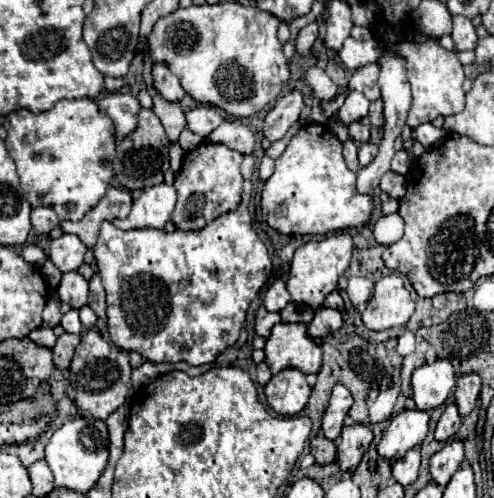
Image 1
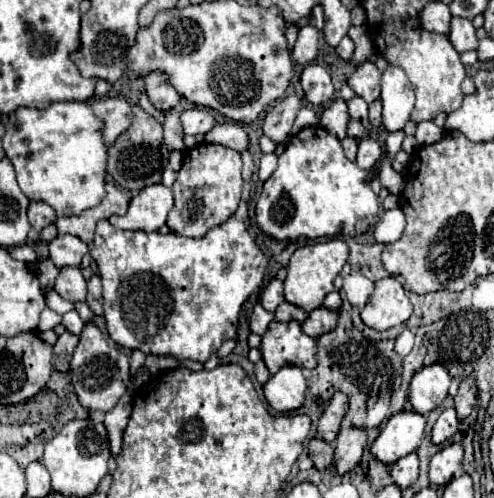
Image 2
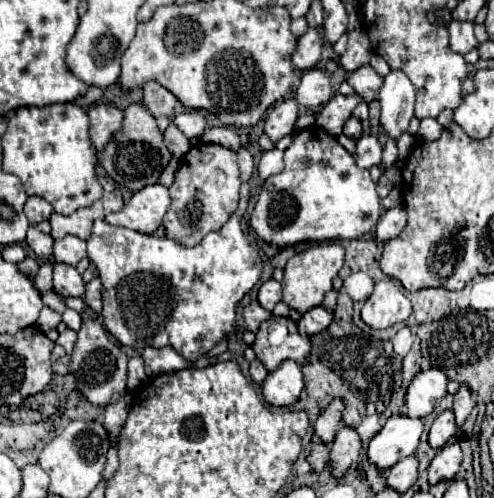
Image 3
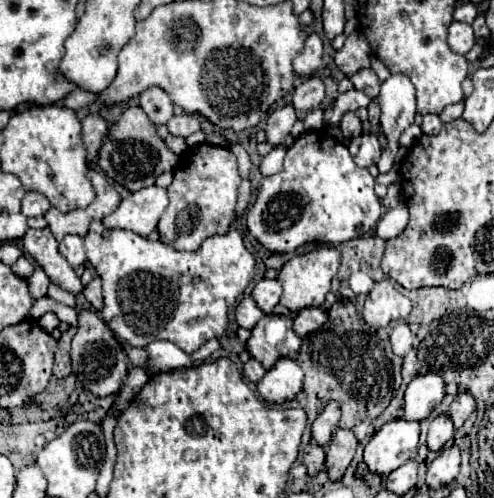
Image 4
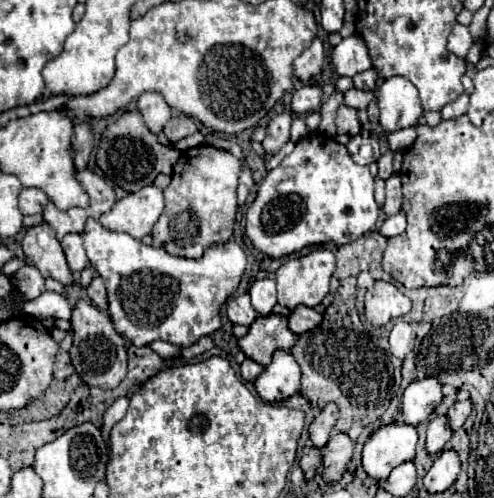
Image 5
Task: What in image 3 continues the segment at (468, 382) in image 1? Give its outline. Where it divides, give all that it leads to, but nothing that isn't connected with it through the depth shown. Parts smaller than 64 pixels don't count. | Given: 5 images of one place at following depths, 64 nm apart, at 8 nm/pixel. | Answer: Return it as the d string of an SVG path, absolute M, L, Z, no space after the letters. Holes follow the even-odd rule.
M462 386L462 388L456 392L456 396L454 396L454 408L452 408L452 412L454 412L454 416L456 416L456 426L462 426L462 424L464 424L464 420L466 420L466 418L470 416L470 412L472 412L472 408L474 408L472 392L470 392L468 386Z

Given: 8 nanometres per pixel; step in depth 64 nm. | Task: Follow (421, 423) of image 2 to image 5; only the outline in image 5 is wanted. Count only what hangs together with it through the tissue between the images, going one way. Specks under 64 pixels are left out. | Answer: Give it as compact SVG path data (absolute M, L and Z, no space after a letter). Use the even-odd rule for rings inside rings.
M388 424L378 428L362 450L362 466L366 474L378 482L384 482L392 468L414 460L418 434L408 424Z

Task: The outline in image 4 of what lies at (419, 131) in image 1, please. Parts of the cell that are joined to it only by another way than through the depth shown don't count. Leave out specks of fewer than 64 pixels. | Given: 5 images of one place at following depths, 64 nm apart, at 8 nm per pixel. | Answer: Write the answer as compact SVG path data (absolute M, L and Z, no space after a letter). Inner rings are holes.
M436 114L436 116L424 116L424 122L422 122L420 128L426 134L438 134L440 126L442 126L442 122L440 122L440 116Z

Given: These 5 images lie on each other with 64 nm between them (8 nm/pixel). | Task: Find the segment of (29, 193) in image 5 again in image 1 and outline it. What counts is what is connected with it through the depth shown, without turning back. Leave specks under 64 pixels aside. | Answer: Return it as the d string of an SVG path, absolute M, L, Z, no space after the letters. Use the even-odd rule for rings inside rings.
M44 206L32 208L30 220L38 234L48 234L52 228L56 228L60 224L60 218L56 216L56 212L52 208L44 208Z

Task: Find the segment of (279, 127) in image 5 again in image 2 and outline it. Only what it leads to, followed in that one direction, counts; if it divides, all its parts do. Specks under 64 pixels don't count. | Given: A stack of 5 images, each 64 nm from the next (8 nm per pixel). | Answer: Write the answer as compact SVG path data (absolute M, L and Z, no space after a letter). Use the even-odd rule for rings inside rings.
M286 96L282 100L278 100L266 114L264 118L264 134L274 140L276 144L282 142L288 134L290 134L290 128L296 120L296 114L298 110L302 108L302 100L298 96Z

